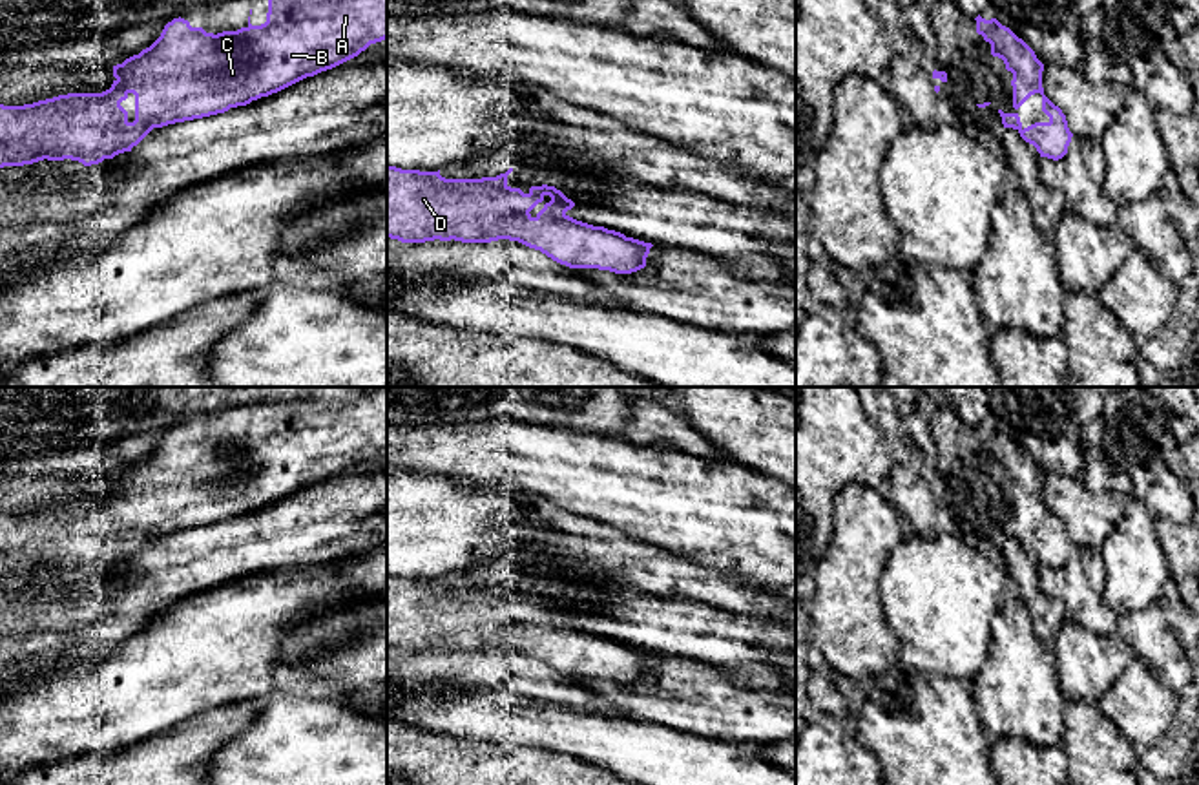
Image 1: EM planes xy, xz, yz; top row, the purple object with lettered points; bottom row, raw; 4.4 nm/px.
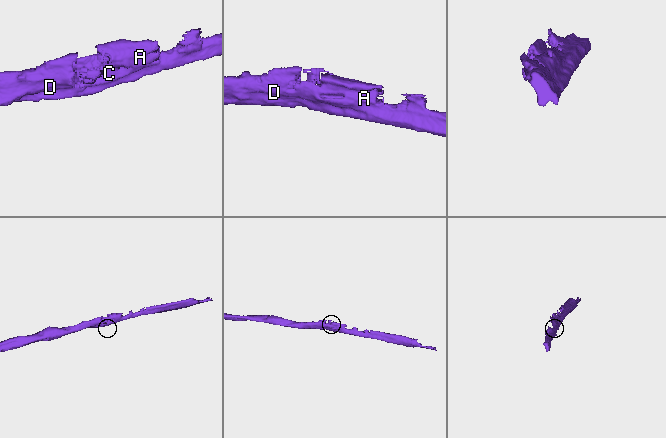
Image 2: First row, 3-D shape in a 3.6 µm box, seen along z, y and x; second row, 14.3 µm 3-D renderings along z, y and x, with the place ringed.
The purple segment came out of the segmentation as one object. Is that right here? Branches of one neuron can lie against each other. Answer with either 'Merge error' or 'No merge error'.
No merge error

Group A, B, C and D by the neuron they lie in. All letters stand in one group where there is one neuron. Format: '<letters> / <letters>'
A B C D

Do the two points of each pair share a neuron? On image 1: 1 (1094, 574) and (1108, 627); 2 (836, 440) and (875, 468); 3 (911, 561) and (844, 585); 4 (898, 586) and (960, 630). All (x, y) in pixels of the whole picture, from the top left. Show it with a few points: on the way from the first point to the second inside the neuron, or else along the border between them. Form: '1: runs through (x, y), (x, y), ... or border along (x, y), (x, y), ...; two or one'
1: runs through (1094, 586), (1095, 614); one
2: runs through (845, 448), (865, 459); one
3: border along (906, 537), (893, 550), (878, 581), (884, 614); two
4: runs through (913, 586), (946, 616); one

